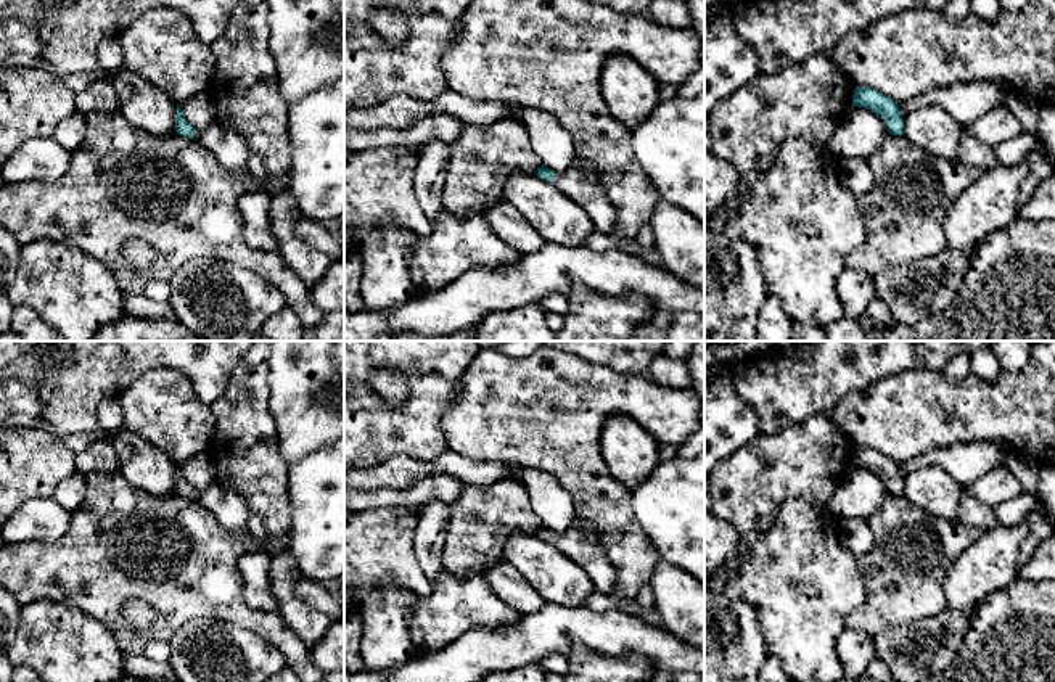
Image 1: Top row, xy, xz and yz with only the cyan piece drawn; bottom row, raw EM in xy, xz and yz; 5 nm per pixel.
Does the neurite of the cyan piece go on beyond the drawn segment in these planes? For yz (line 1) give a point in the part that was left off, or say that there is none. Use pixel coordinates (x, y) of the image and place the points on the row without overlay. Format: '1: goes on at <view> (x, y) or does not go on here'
1: does not go on here

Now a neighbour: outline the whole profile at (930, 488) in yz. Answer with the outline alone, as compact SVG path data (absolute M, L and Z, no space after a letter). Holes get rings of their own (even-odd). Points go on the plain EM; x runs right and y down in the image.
M922 466L904 478L904 499L926 513L955 523L962 486L939 466Z

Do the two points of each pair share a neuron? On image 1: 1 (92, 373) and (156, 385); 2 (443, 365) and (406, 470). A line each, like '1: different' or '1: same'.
1: different
2: different

